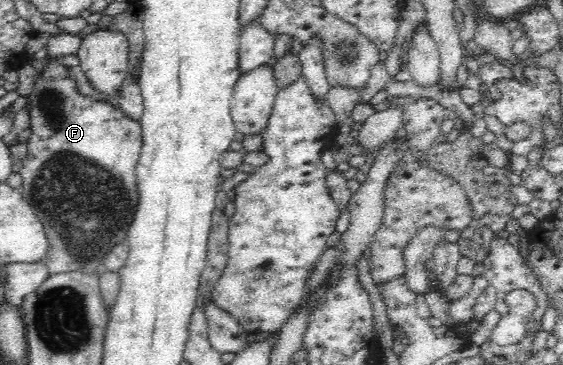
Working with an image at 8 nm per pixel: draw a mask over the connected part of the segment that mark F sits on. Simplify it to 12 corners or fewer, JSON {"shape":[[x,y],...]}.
{"shape":[[47,56],[22,197],[50,275],[101,267],[138,201],[139,122]]}

